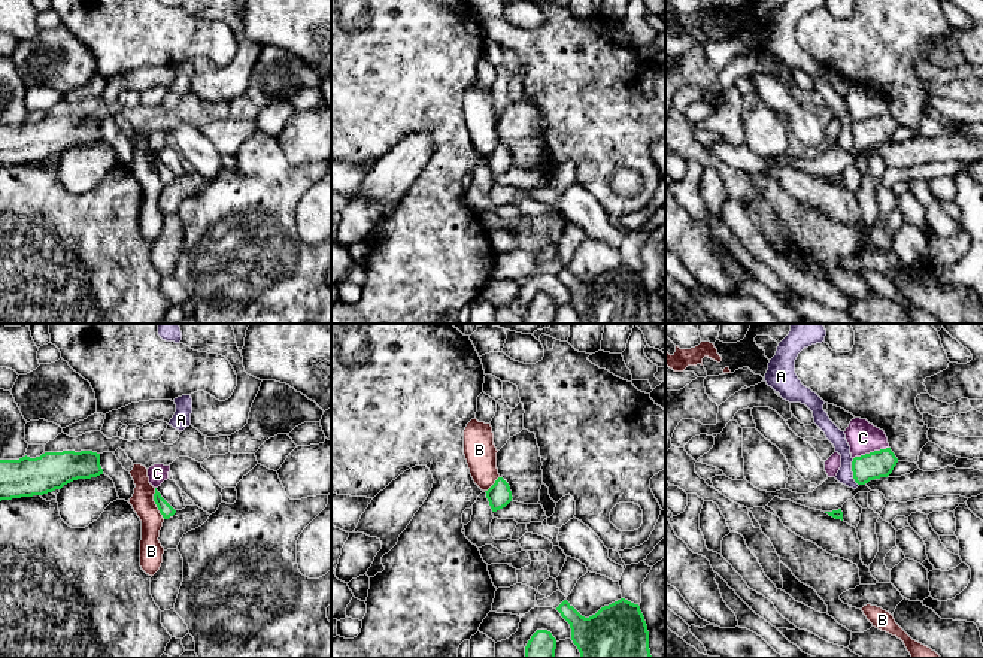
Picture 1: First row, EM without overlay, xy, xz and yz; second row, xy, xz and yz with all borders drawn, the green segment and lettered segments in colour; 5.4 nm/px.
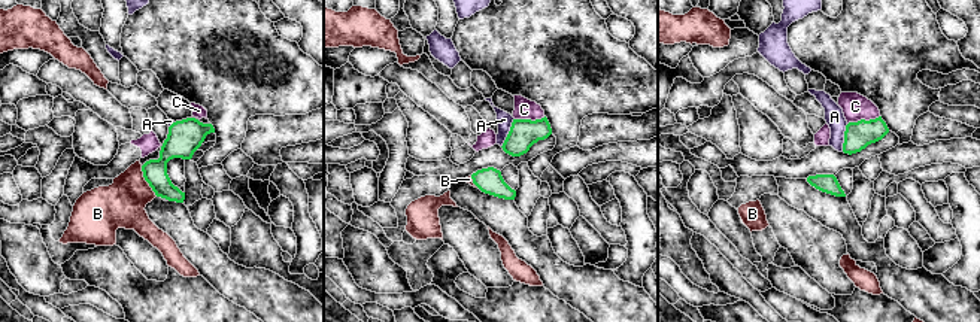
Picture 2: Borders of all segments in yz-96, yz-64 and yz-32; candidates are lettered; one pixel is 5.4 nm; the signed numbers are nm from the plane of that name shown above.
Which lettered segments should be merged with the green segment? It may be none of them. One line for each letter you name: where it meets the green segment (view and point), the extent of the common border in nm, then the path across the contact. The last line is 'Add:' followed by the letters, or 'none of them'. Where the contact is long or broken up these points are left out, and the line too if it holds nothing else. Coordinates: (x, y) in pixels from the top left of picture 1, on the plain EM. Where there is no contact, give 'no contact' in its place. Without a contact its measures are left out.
Add: none of them

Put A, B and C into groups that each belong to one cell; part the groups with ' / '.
A / B / C

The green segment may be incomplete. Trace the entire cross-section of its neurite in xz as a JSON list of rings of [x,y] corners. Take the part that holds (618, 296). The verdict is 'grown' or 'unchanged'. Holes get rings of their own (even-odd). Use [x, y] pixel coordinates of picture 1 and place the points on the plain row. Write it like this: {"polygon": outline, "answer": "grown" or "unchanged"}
{"polygon": [[[621,264],[585,283],[564,266],[556,276],[570,289],[580,324],[652,324],[638,270]]], "answer": "unchanged"}

